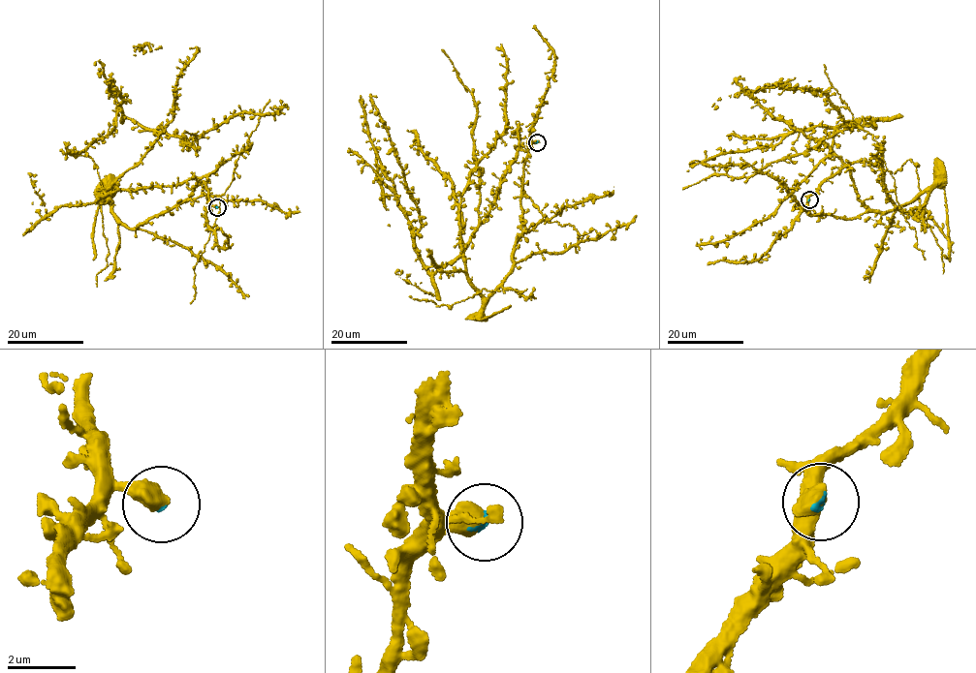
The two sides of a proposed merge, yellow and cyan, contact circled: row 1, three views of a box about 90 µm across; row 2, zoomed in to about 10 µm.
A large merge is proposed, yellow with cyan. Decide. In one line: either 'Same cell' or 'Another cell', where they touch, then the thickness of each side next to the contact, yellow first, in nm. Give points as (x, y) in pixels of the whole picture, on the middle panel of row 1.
Same cell. Place: (537, 142). Thickness 600 nm (yellow) against 100 nm

